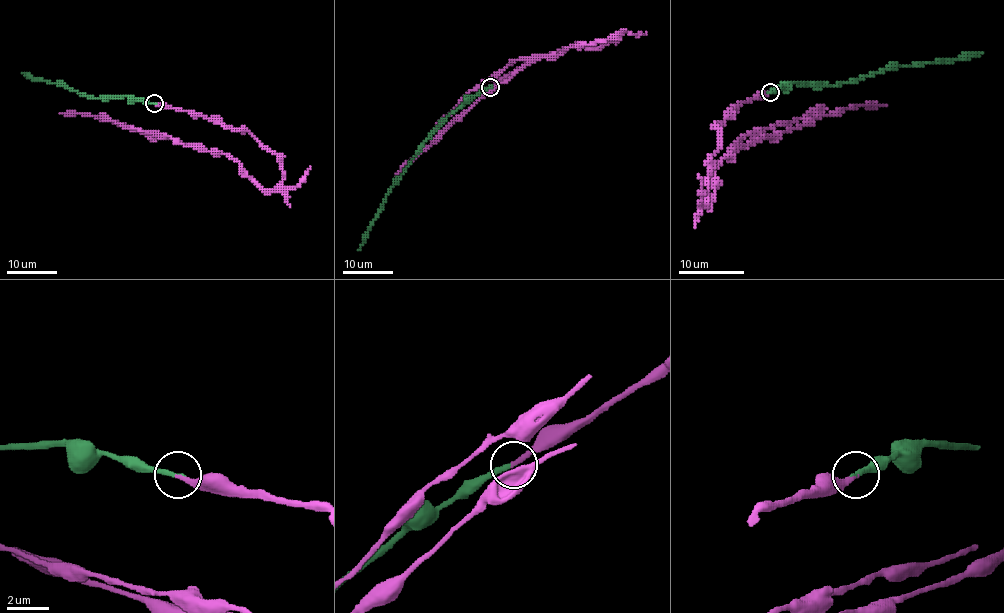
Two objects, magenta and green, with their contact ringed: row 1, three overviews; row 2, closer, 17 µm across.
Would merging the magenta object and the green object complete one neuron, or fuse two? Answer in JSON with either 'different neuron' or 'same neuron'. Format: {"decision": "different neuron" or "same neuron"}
{"decision": "same neuron"}

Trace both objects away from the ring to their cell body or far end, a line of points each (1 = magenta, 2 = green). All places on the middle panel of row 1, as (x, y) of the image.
1: (490, 87), (571, 46), (601, 48), (619, 39), (575, 44), (559, 54), (532, 58), (485, 92), (395, 177)
2: (490, 87), (461, 103), (425, 141), (391, 188), (358, 250)

